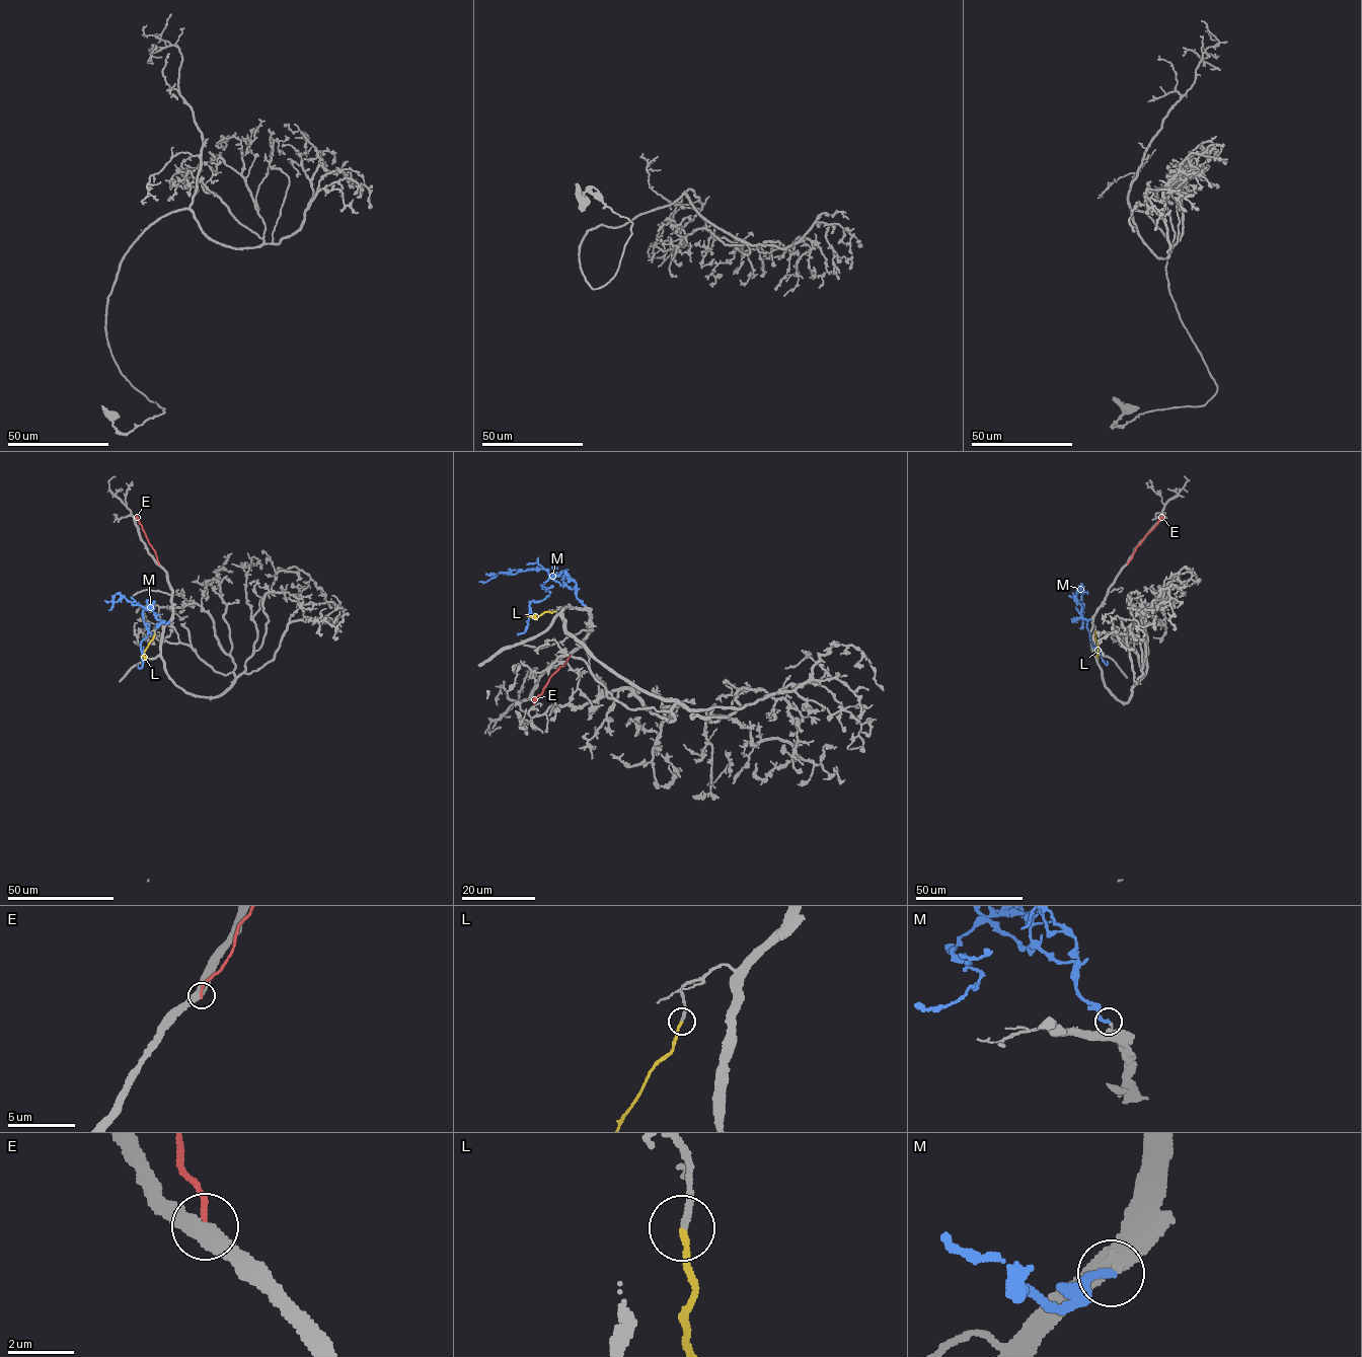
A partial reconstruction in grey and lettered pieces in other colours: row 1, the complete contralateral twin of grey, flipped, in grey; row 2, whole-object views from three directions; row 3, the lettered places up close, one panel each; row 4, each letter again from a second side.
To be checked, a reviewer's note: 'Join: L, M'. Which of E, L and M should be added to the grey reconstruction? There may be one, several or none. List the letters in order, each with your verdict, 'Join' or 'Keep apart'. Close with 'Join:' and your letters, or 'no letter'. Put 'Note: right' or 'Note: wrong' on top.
Note: wrong
E: Keep apart
L: Join
M: Keep apart
Join: L

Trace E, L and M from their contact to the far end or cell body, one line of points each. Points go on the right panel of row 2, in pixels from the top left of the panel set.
E: (1127, 563), (1144, 537), (1163, 516)
L: (1094, 631), (1098, 658)
M: (1090, 619), (1081, 616), (1079, 603), (1083, 604), (1082, 616), (1092, 646), (1100, 651), (1106, 664), (1107, 661)

